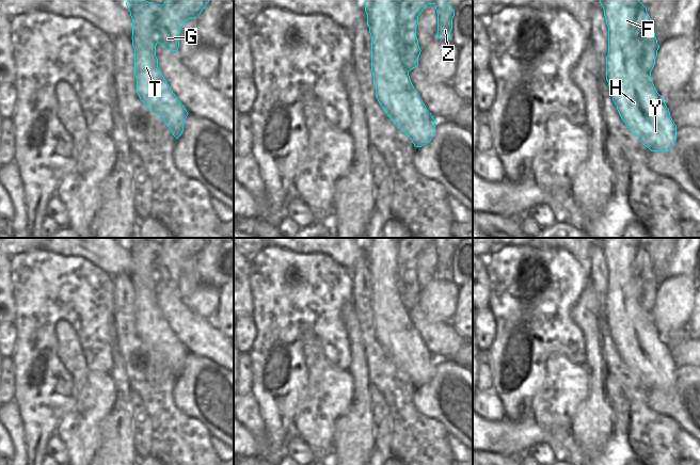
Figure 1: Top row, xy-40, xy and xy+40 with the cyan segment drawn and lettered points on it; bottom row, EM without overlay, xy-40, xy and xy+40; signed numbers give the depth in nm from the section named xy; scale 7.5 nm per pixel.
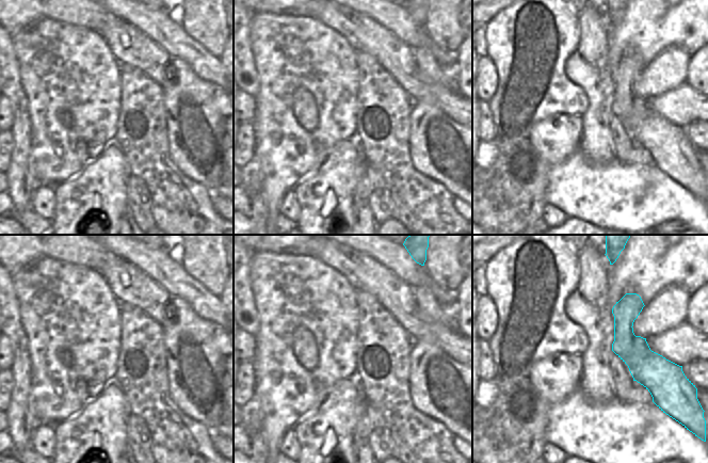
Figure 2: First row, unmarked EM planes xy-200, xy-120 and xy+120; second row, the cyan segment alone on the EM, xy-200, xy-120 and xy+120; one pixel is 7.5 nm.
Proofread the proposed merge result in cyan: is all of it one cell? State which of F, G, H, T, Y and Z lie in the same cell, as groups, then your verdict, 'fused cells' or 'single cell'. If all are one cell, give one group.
groups F H T Y / G Z; fused cells

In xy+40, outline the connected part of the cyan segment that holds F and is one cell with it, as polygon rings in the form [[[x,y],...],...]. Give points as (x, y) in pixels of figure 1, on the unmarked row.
[[[600,238],[600,242],[608,266],[606,319],[612,340],[627,367],[646,386],[651,390],[669,390],[677,379],[677,364],[640,302],[640,280],[636,270],[640,238]]]

